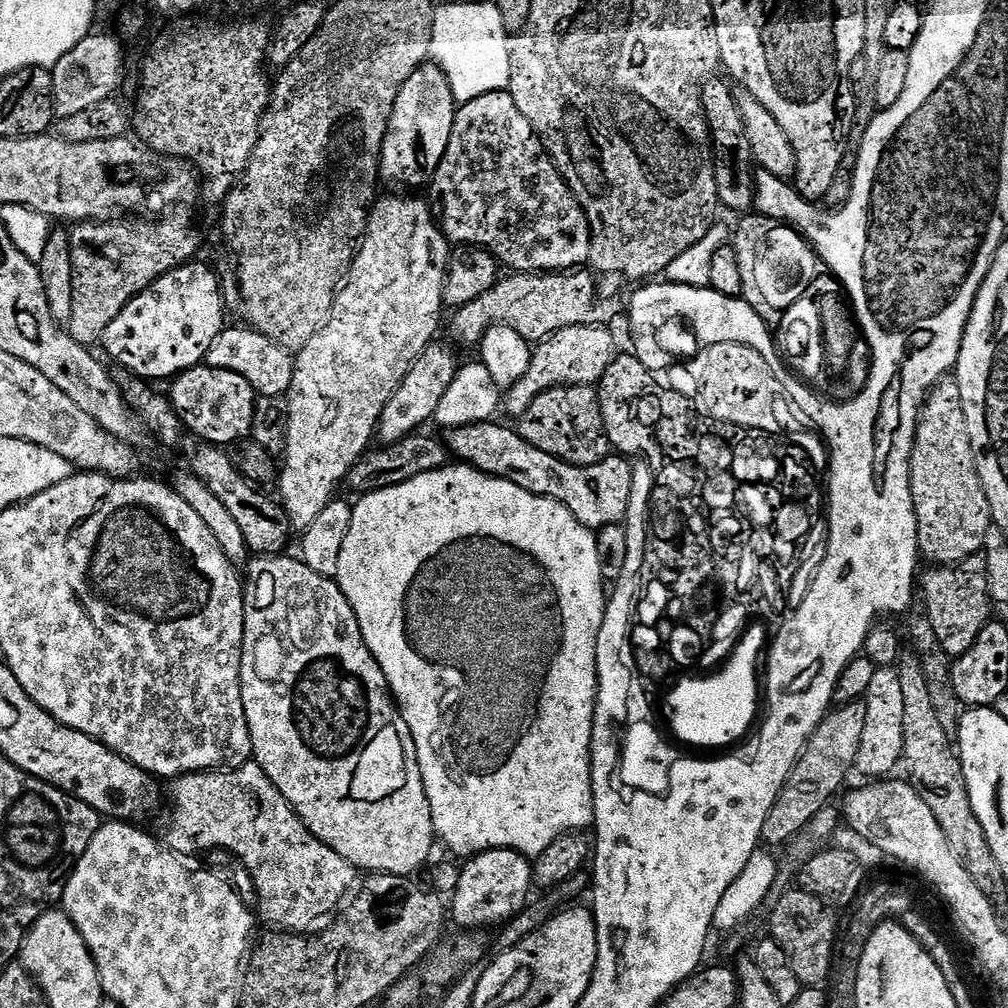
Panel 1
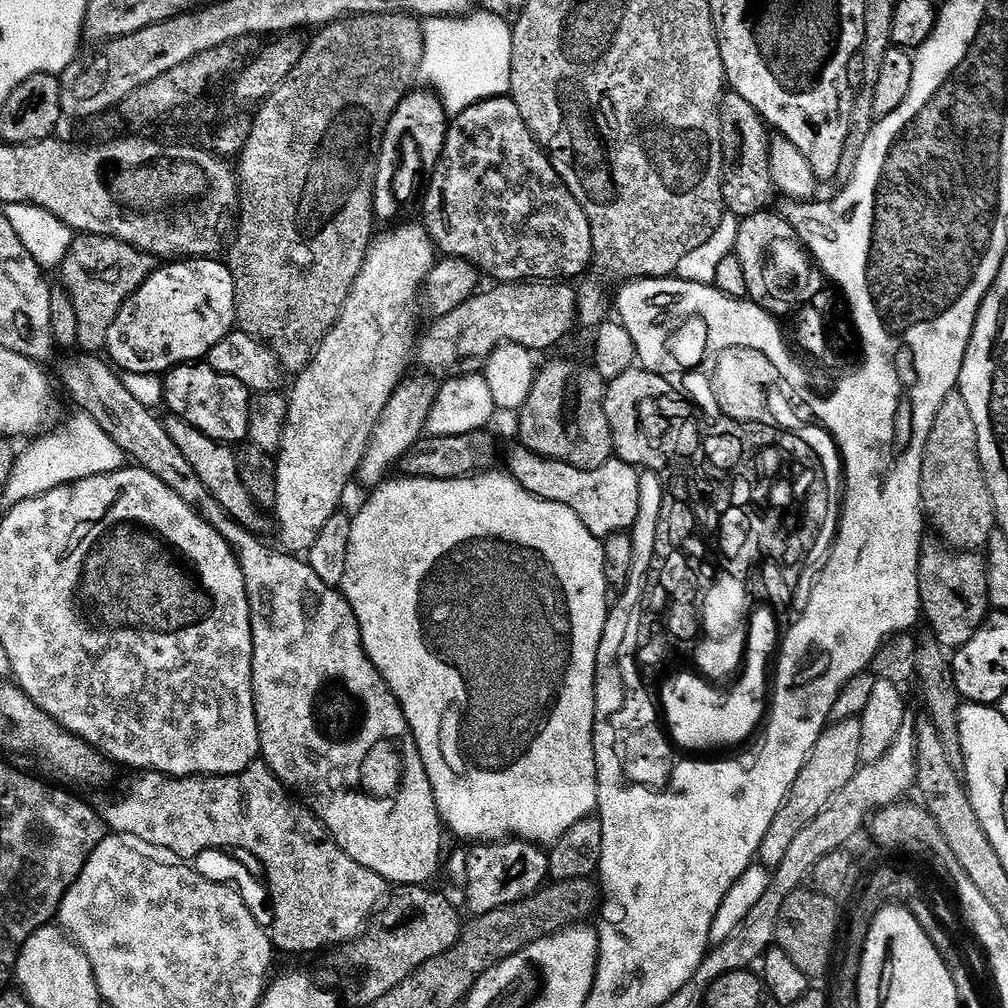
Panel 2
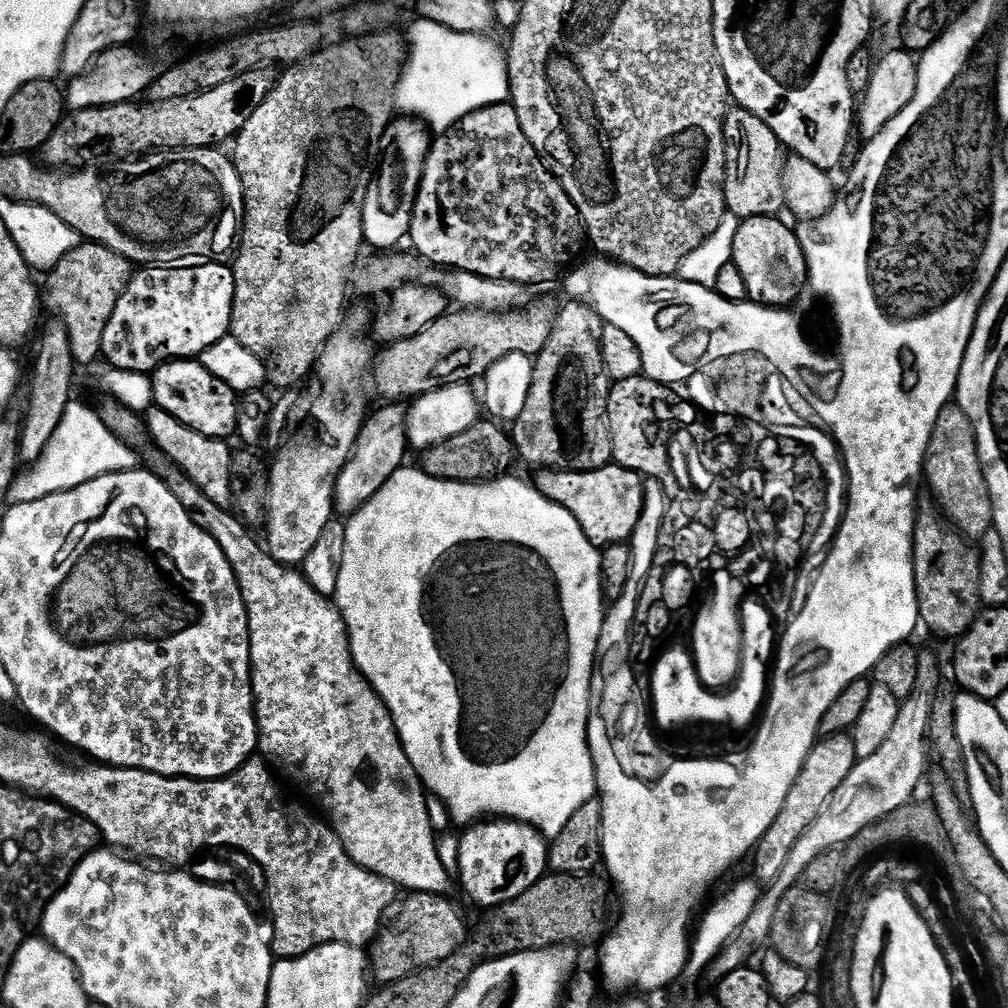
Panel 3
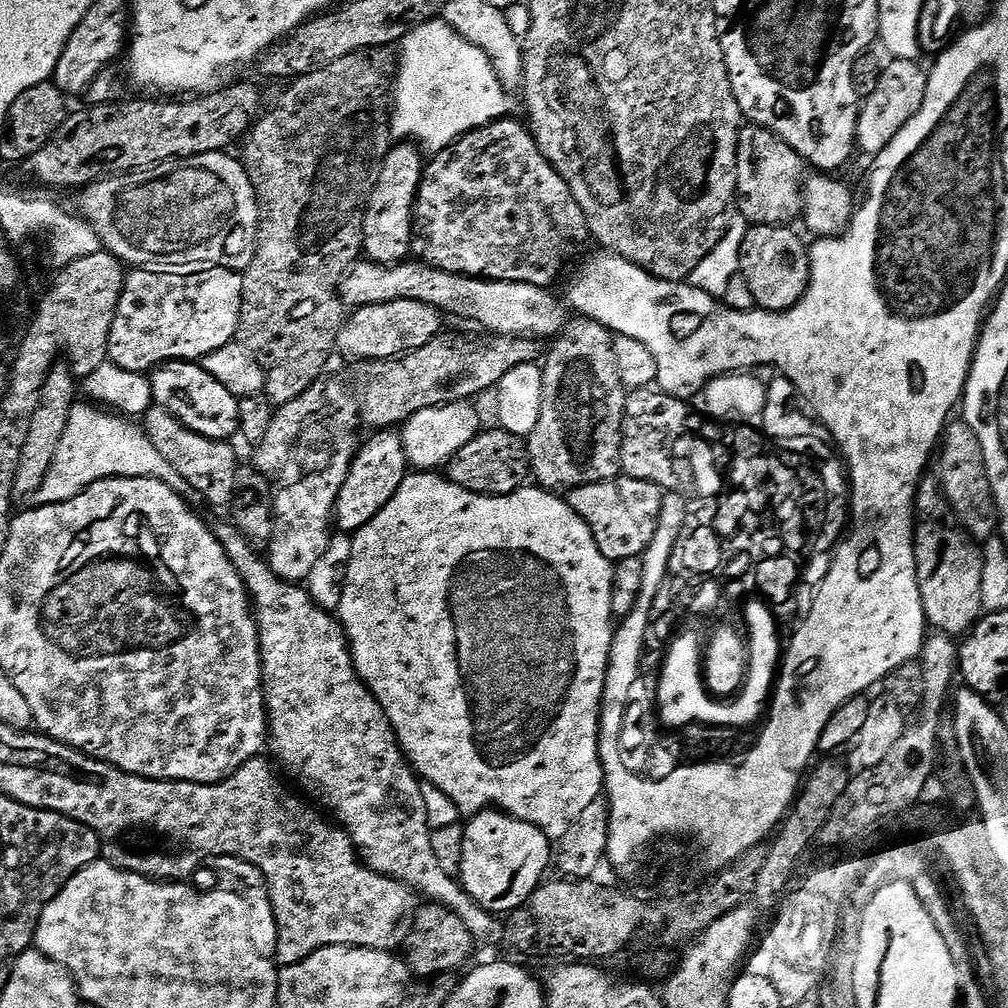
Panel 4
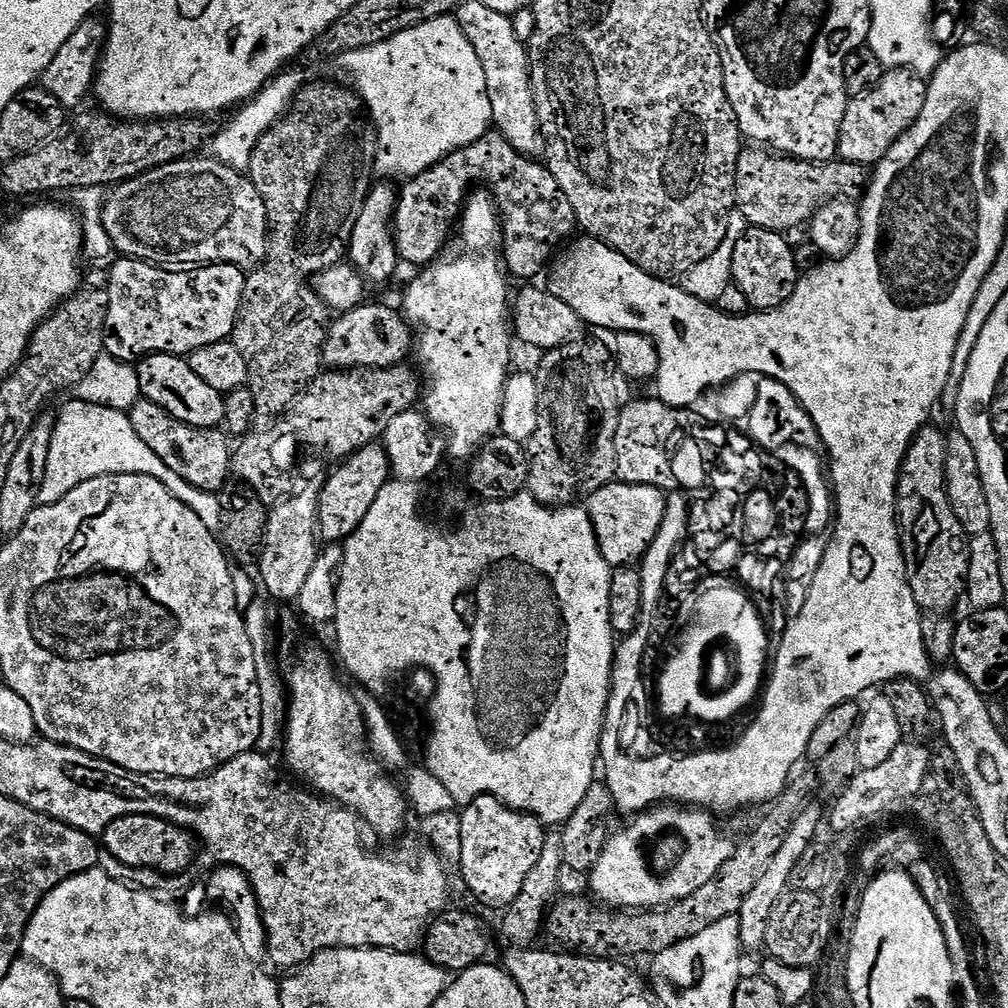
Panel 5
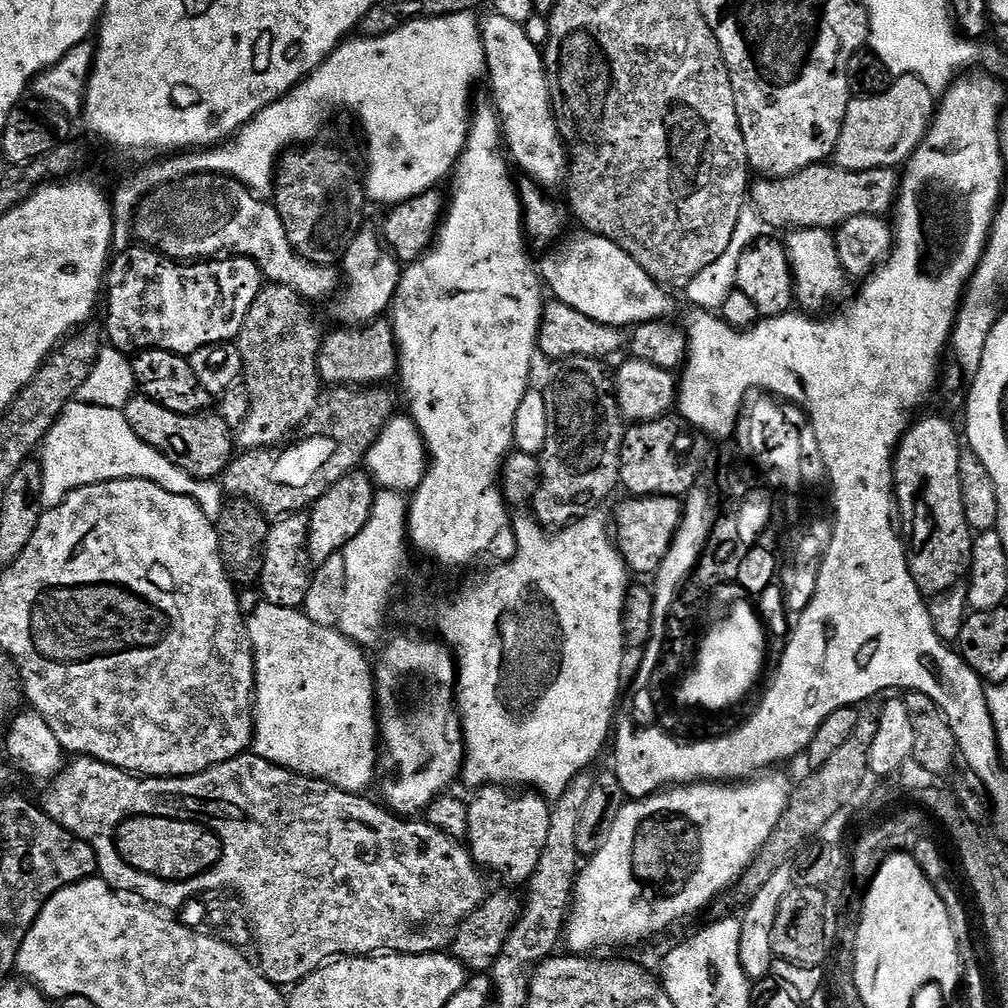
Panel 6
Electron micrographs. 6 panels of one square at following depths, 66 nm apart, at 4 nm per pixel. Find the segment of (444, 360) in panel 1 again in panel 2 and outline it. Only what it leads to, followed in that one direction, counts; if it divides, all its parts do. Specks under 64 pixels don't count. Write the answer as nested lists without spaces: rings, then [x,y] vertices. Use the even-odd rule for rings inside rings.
[[[411,378],[405,379],[396,389],[386,410],[381,414],[380,420],[372,432],[372,439],[368,441],[368,448],[360,460],[358,480],[361,480],[368,490],[385,483],[390,476],[388,471],[394,468],[398,458],[403,457],[404,453],[421,439],[428,422],[428,415],[434,406],[437,389],[437,381],[411,380]]]

